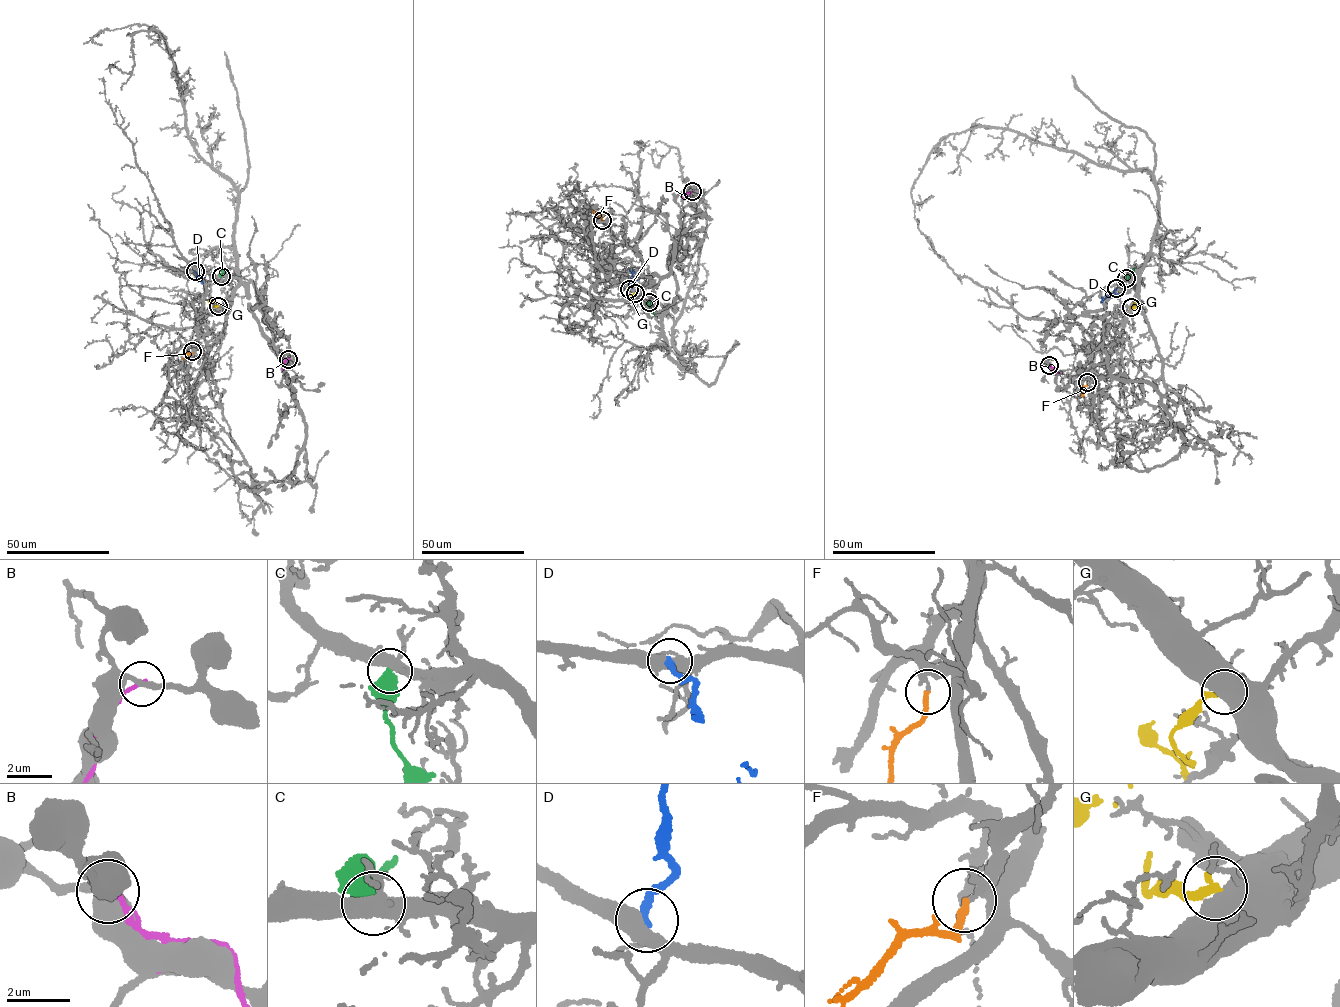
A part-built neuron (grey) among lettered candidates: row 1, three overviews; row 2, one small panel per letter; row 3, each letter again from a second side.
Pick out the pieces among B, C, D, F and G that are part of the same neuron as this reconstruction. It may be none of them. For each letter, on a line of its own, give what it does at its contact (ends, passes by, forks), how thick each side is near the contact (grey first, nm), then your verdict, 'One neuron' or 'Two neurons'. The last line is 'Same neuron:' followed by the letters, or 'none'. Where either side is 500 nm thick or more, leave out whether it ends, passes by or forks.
B: It ends there. Thickness 240 nm (grey) against 150 nm. Two neurons
C: Thickness 440 nm (grey) against 500 nm. Two neurons
D: It ends there. Thickness 400 nm (grey) against 240 nm. Two neurons
F: It ends there. Thickness 170 nm (grey) against 220 nm. Two neurons
G: Thickness 550 nm (grey) against 280 nm. Two neurons
Same neuron: none

